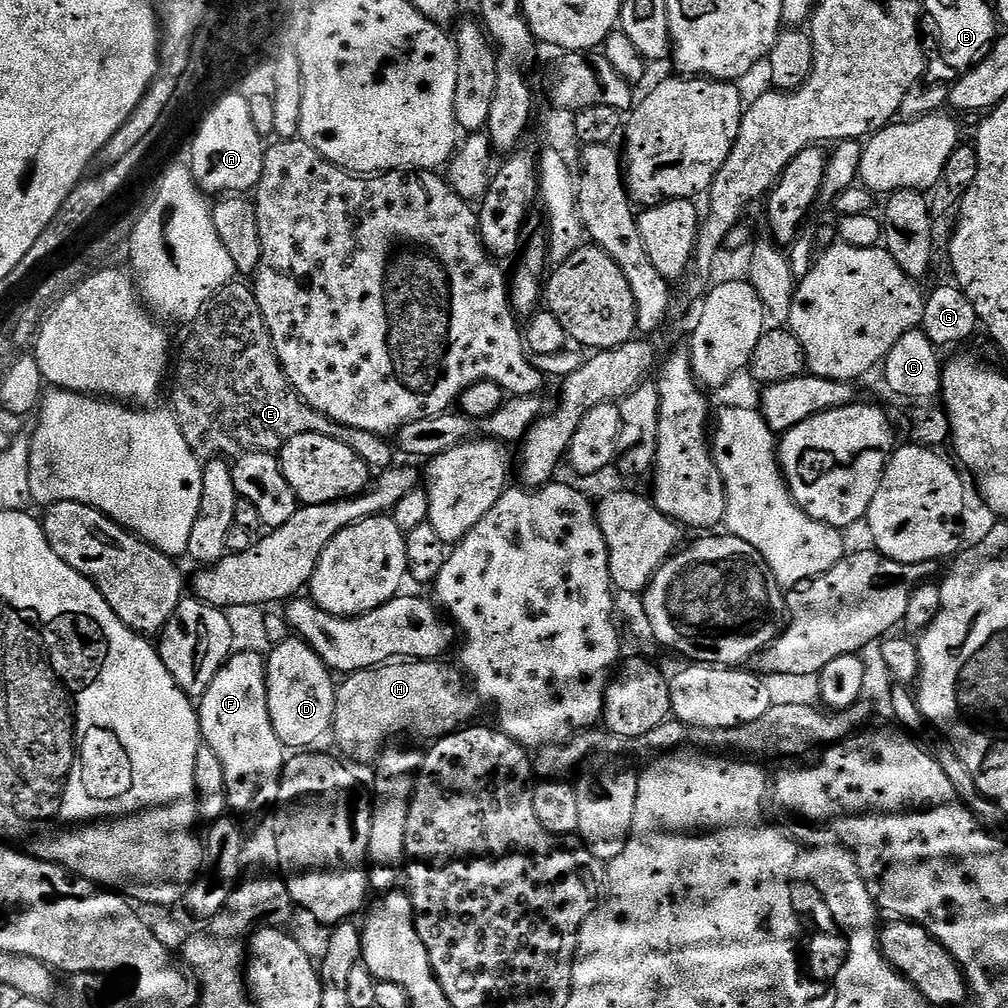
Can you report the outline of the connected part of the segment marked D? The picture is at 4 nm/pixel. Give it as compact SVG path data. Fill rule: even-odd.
M289 638L282 643L275 645L271 649L272 653L267 653L266 663L266 690L268 691L268 701L270 702L270 722L274 722L274 734L289 749L304 750L315 740L320 740L323 736L329 735L336 709L337 685L332 684L333 673L322 662L322 658L311 648L305 640L299 638Z

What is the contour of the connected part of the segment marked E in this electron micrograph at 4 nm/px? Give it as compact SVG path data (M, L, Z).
M234 278L204 303L204 312L207 315L203 317L204 328L196 332L196 344L192 340L186 341L180 348L180 357L177 360L175 357L174 360L174 375L170 380L170 411L175 417L182 417L183 423L187 425L184 428L184 437L190 450L201 458L235 458L246 452L276 454L286 442L290 442L290 438L298 438L298 434L306 429L310 434L322 434L326 438L334 438L350 446L350 450L354 450L354 454L358 454L358 458L362 458L368 463L369 469L377 473L393 467L394 444L389 437L334 422L326 418L326 414L318 414L318 410L310 408L292 389L292 383L286 378L278 362L278 354L274 350L266 318L262 318L262 310L256 301L253 285L243 284L240 280L243 279Z

